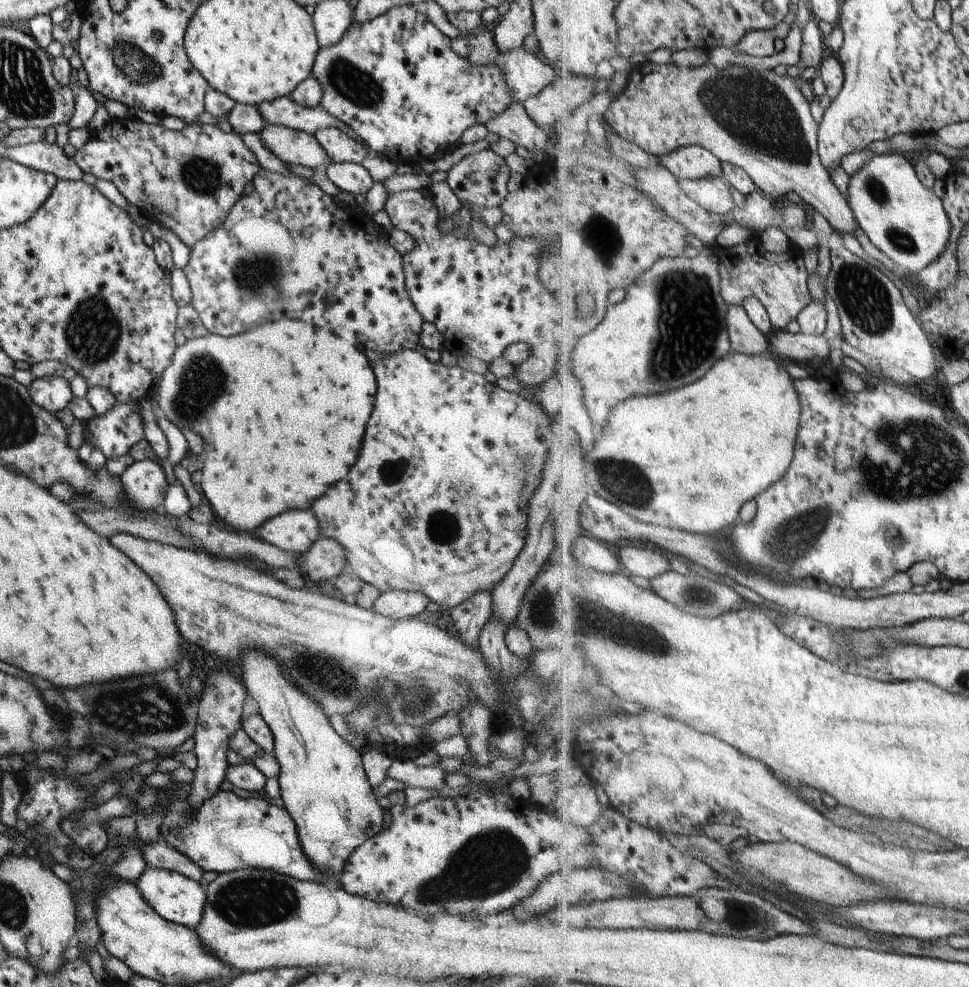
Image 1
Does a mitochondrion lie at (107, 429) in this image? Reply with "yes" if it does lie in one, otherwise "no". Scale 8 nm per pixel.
no

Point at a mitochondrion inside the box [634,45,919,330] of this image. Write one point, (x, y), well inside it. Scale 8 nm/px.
(753, 110)

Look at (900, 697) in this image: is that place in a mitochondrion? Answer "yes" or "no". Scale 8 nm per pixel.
no

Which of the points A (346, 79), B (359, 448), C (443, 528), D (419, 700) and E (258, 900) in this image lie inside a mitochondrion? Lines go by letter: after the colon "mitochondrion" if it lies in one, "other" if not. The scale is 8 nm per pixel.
A: mitochondrion
B: other
C: mitochondrion
D: mitochondrion
E: mitochondrion

